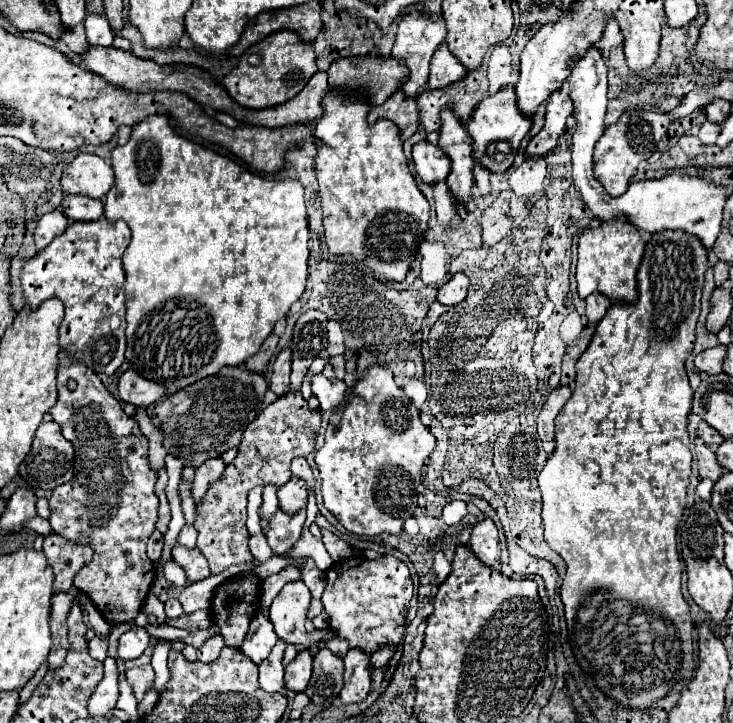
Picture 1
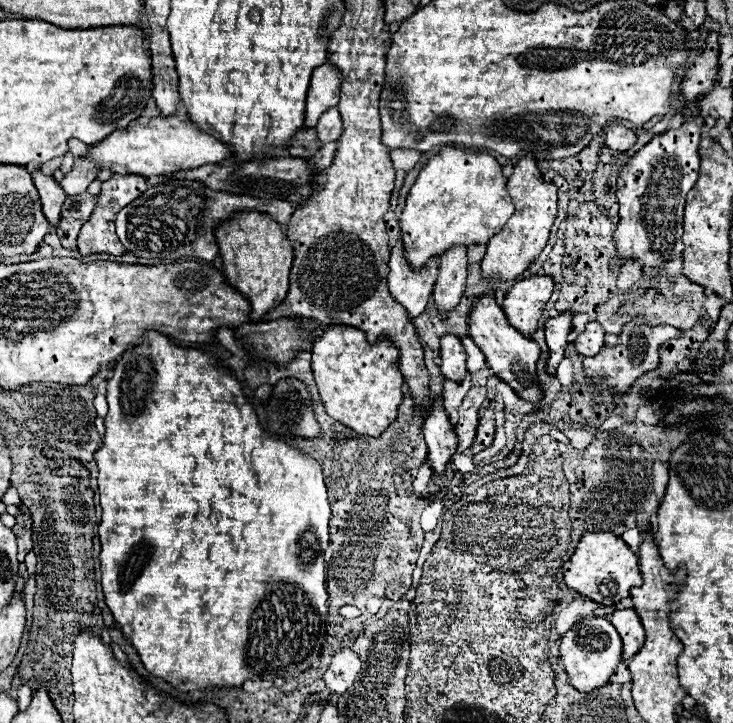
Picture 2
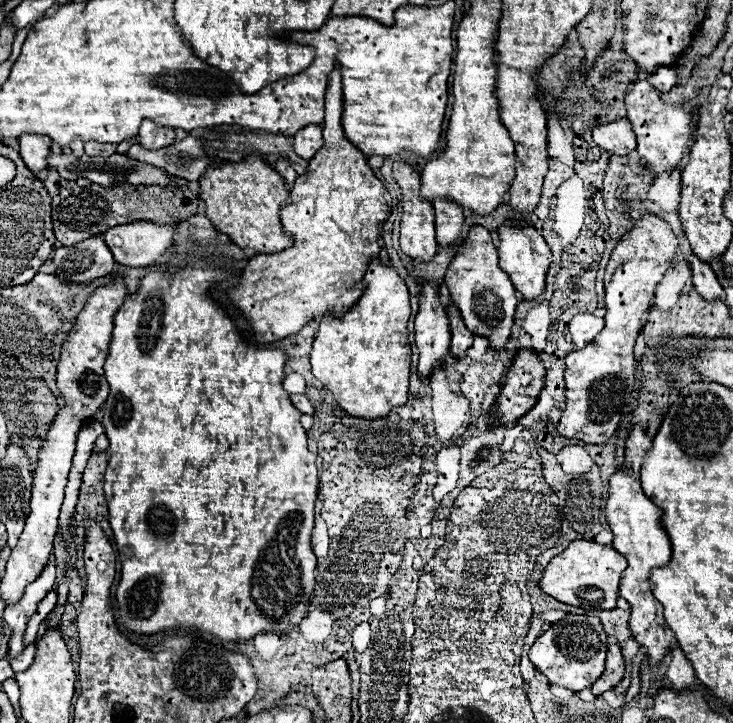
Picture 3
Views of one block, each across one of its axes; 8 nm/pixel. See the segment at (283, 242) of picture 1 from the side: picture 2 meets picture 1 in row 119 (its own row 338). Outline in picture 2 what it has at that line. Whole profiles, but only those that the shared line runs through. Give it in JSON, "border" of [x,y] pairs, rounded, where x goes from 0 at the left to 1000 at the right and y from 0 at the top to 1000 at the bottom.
{"border":[[[199,459],[196,473],[177,481],[164,492],[153,523],[147,526],[147,575],[142,617],[128,628],[134,639],[134,675],[136,675],[138,721],[134,741],[139,752],[139,816],[145,838],[156,858],[164,863],[169,882],[188,899],[196,924],[224,938],[246,957],[286,954],[286,952],[317,952],[330,949],[336,941],[393,941],[396,935],[412,932],[426,924],[437,910],[439,891],[445,885],[445,813],[442,813],[442,761],[447,758],[447,719],[450,697],[445,692],[445,669],[437,642],[415,631],[401,617],[368,606],[338,559],[325,526],[297,512],[295,495],[263,481],[237,479],[226,465],[216,459]]]}

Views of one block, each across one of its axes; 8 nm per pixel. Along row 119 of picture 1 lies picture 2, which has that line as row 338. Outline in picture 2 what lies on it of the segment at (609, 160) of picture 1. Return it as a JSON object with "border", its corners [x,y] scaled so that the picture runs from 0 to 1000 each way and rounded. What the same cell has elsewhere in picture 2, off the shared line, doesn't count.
{"border":[[[862,443],[851,451],[843,476],[838,481],[824,481],[819,492],[810,492],[808,498],[797,495],[797,512],[808,523],[829,523],[829,534],[835,534],[840,542],[857,542],[859,534],[870,520],[876,520],[884,512],[892,512],[898,506],[898,479],[909,470],[928,467],[930,459],[922,459],[920,451],[881,451],[879,443]]]}

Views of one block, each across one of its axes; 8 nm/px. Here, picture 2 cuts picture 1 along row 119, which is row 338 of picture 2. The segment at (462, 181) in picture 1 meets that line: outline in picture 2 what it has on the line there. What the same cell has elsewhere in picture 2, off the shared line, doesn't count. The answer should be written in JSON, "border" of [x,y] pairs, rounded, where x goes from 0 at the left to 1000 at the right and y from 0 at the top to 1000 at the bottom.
{"border":[[[608,462],[600,467],[600,495],[603,495],[600,509],[603,509],[606,523],[619,526],[619,528],[630,528],[633,520],[638,517],[636,487],[633,487],[630,473],[622,465]]]}

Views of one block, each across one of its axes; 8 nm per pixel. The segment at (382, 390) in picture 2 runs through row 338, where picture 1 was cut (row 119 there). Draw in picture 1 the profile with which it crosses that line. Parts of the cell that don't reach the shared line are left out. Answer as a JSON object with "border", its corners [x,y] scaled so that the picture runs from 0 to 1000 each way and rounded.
{"border":[[[447,127],[447,133],[442,133],[442,160],[428,169],[428,188],[434,194],[428,232],[437,254],[434,268],[442,290],[445,337],[453,351],[477,351],[529,390],[548,390],[559,373],[559,360],[578,332],[587,285],[559,241],[557,221],[548,210],[546,180],[532,166],[502,172],[502,152],[505,147],[497,144],[497,138],[469,138],[469,133],[458,133],[458,127]]]}

